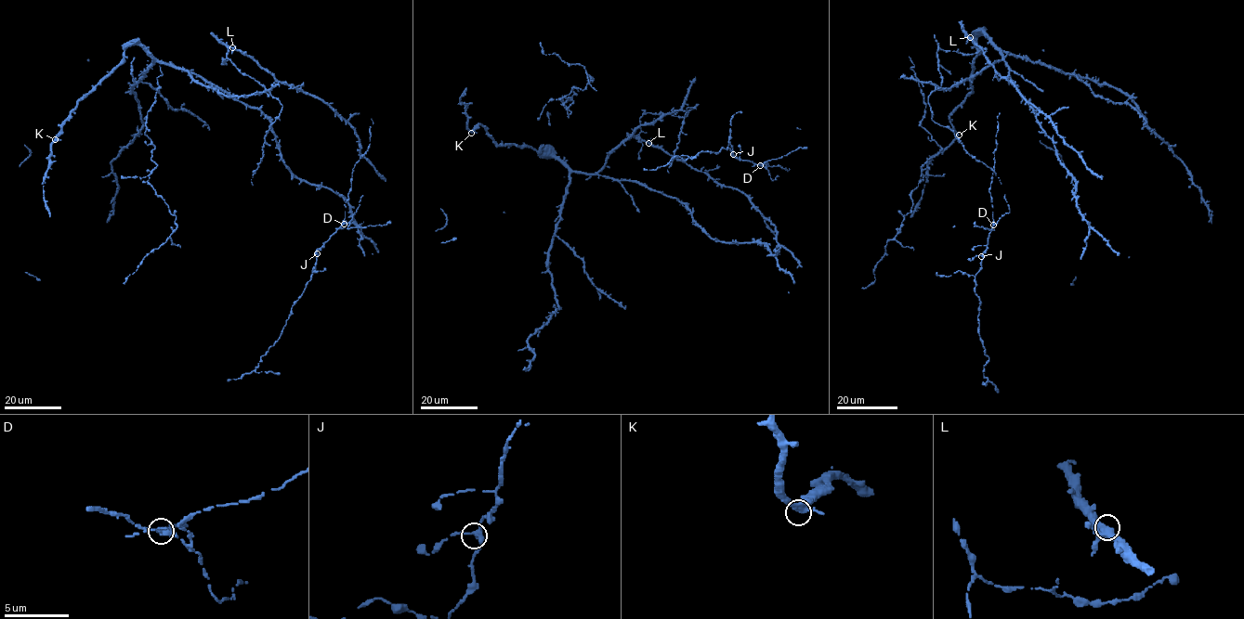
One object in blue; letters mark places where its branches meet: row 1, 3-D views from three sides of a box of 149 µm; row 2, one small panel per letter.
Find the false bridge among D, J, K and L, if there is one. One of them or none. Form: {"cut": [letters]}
{"cut": ["D"]}

